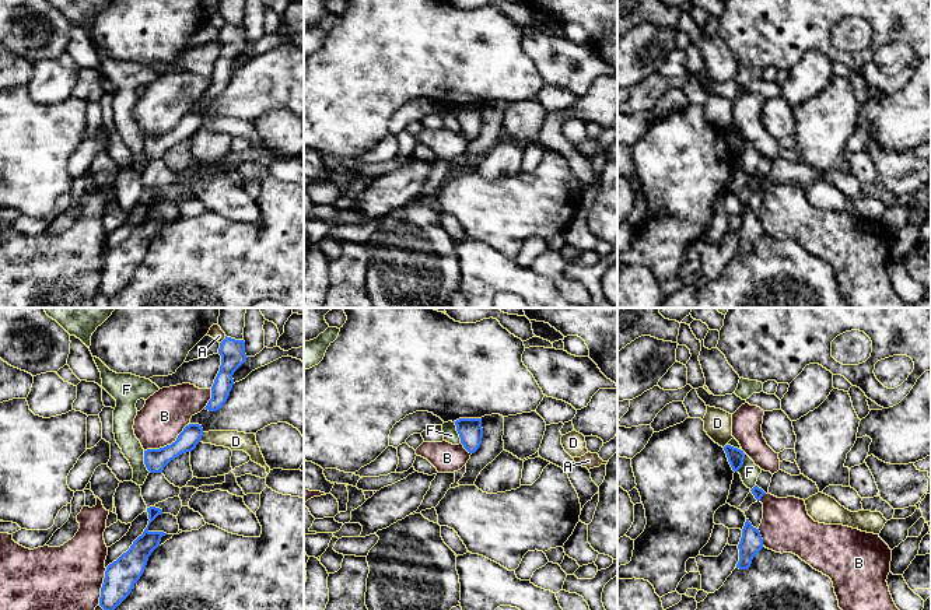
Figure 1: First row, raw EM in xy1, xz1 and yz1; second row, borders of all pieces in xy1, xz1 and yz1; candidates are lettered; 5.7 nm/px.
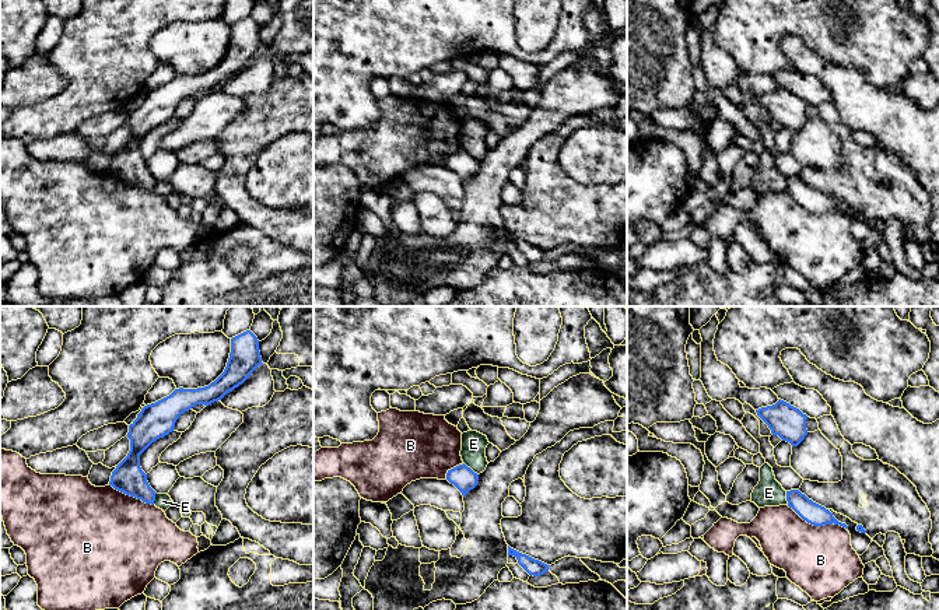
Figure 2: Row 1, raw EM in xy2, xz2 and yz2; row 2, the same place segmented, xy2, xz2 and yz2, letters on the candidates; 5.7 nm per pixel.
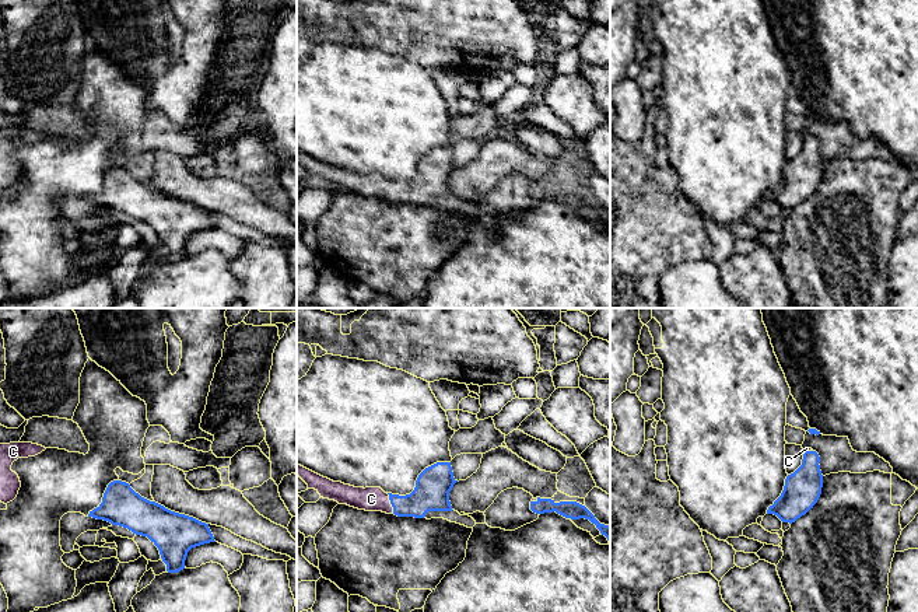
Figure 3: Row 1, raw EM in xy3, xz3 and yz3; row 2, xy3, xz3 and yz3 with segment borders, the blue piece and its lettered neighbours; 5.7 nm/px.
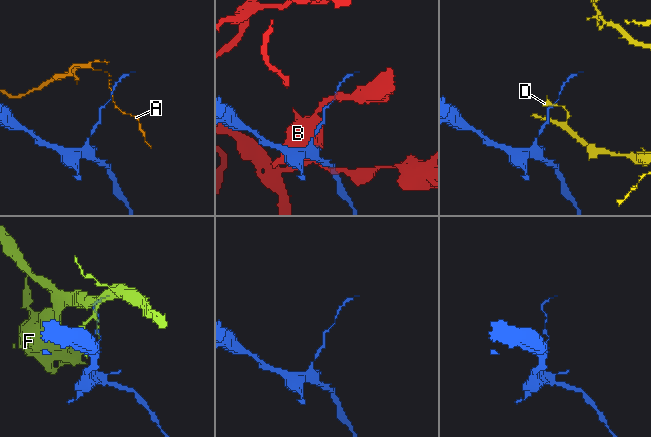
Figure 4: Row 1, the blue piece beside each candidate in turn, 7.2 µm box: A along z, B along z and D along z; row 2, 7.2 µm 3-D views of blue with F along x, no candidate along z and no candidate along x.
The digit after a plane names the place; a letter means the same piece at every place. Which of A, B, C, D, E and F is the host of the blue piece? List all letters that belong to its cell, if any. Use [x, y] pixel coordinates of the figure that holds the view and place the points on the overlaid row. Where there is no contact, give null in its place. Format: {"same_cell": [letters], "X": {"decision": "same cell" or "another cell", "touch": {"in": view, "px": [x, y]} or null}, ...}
{"same_cell": ["C"], "A": {"decision": "another cell", "touch": {"in": "xy1", "px": [223, 340]}}, "B": {"decision": "another cell", "touch": {"in": "yz2", "px": [816, 525]}}, "C": {"decision": "same cell", "touch": {"in": "xz3", "px": [391, 503]}}, "D": {"decision": "another cell", "touch": {"in": "xy1", "px": [202, 435]}}, "E": {"decision": "another cell", "touch": {"in": "xz2", "px": [469, 467]}}, "F": {"decision": "another cell", "touch": {"in": "yz1", "px": [744, 455]}}}

